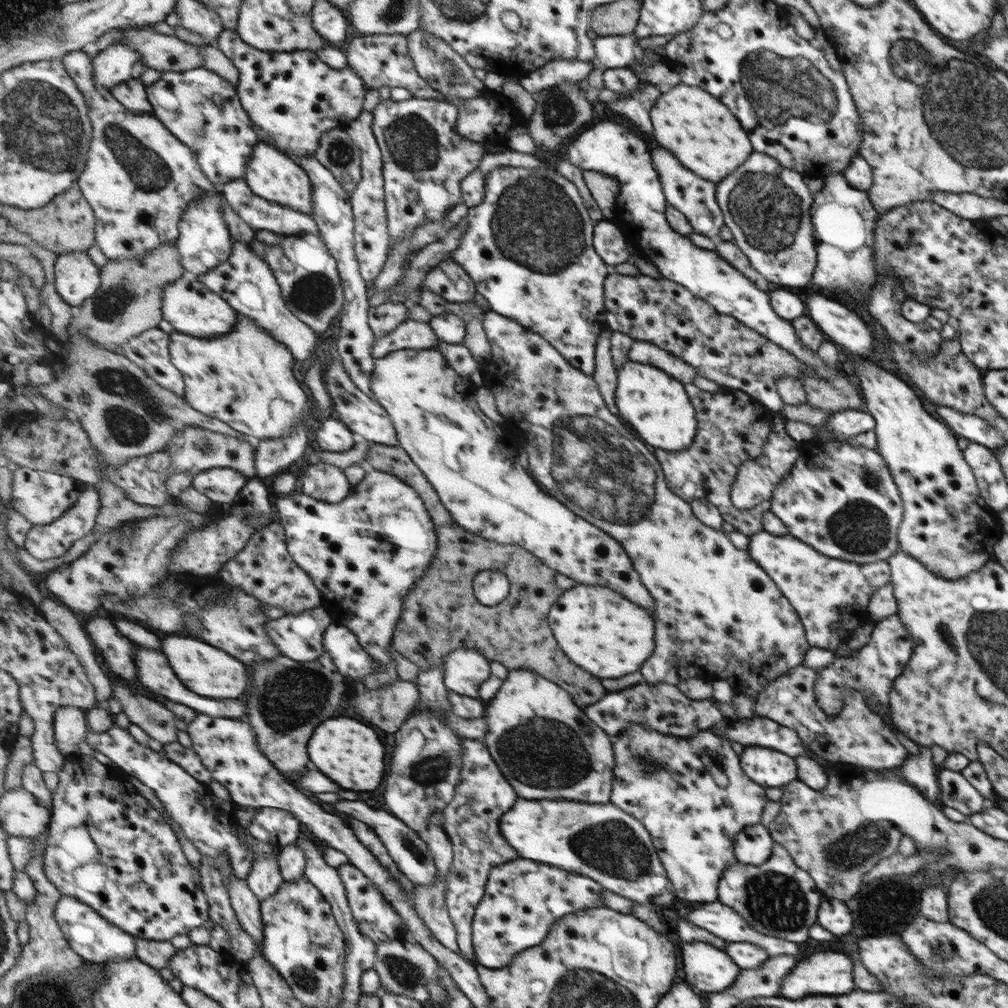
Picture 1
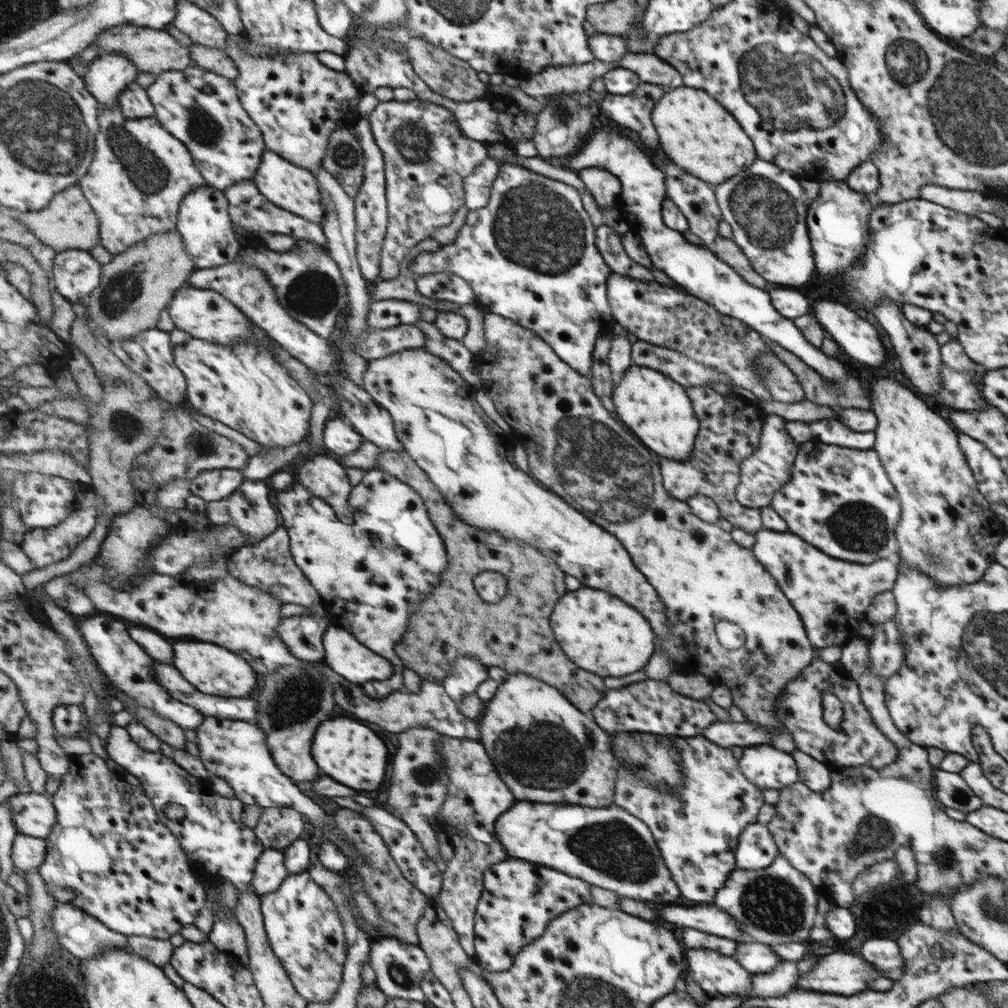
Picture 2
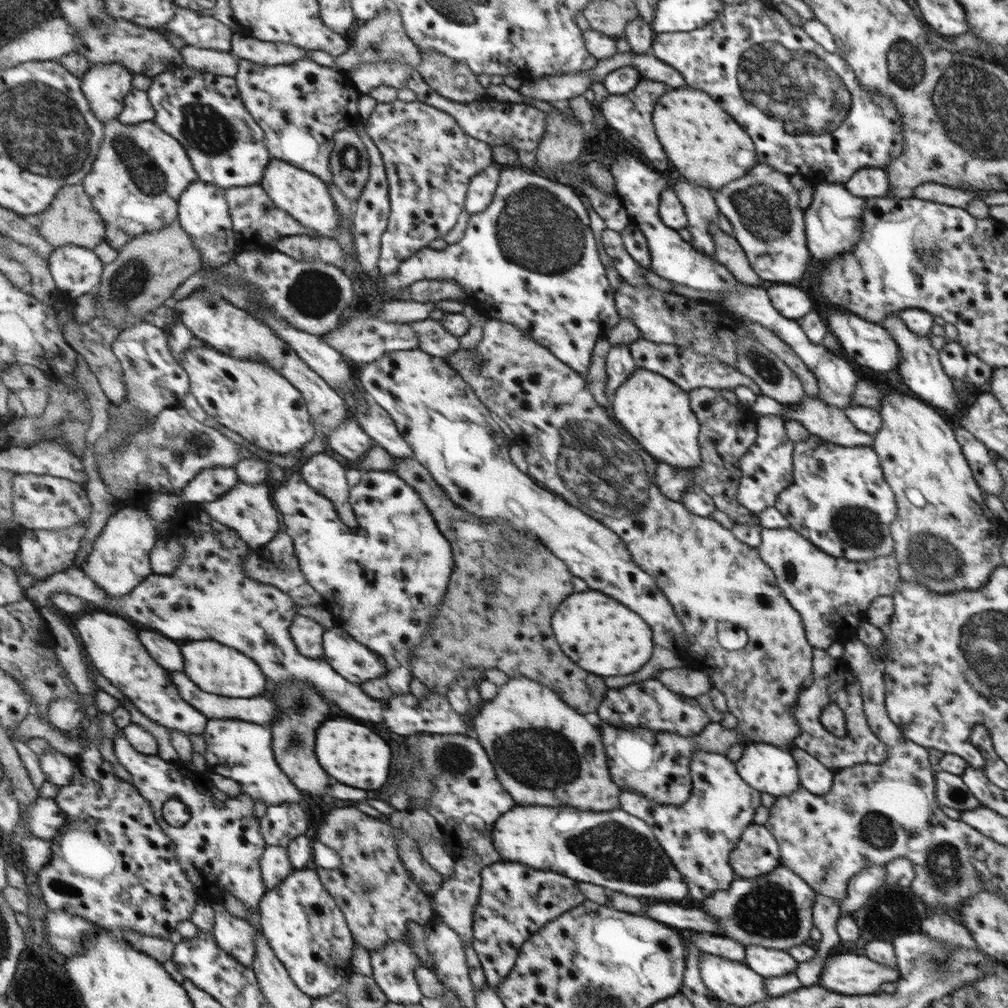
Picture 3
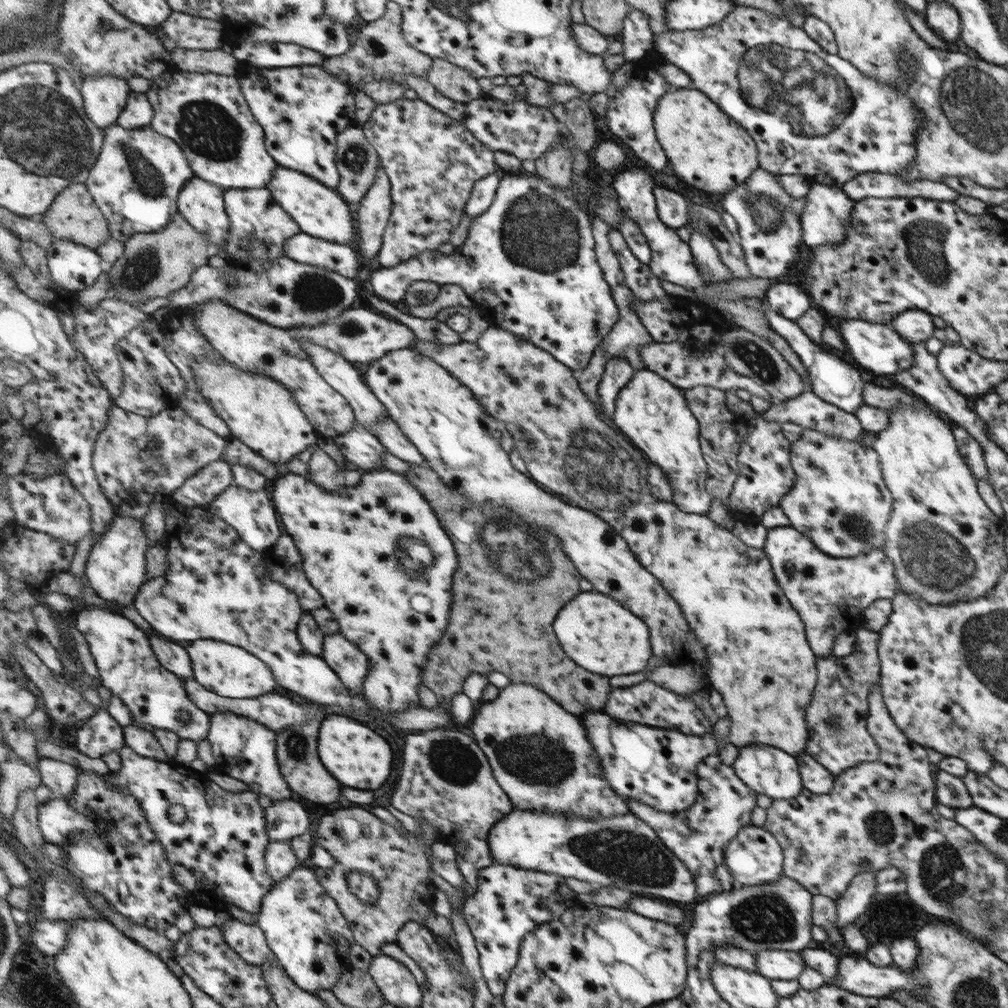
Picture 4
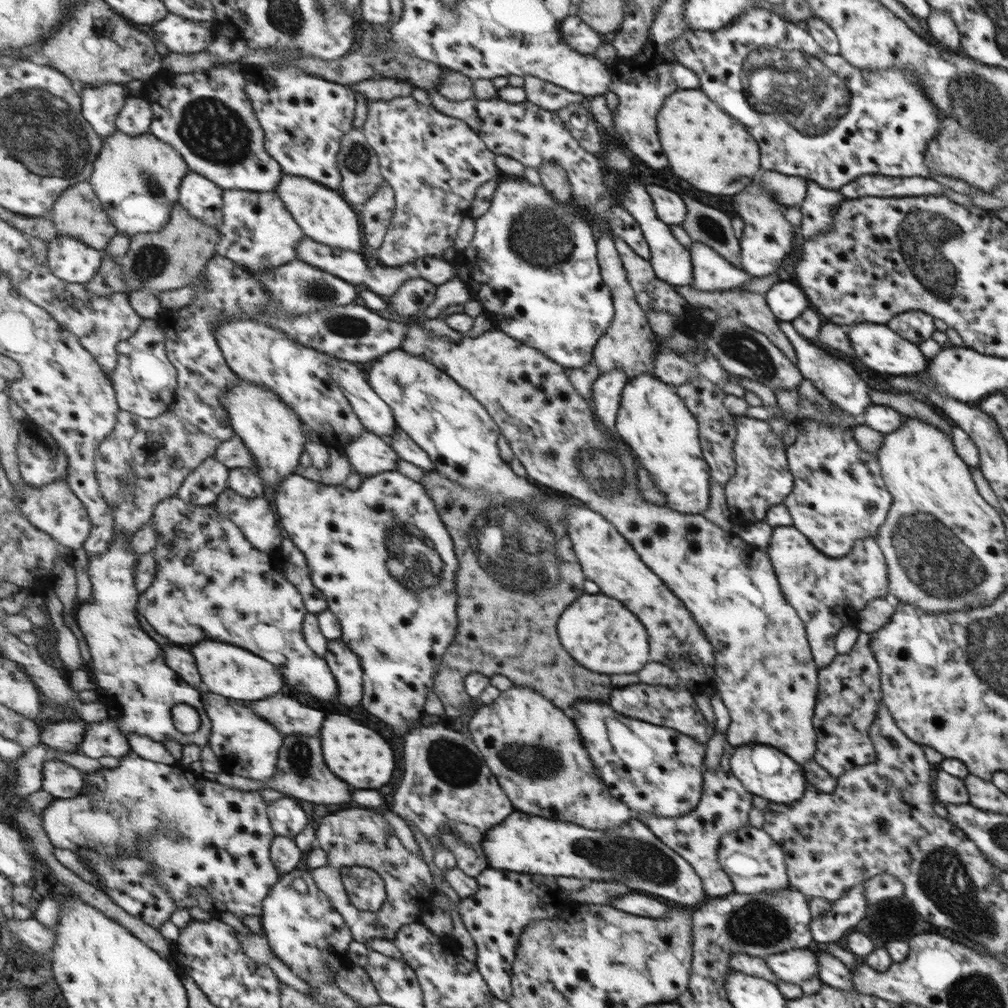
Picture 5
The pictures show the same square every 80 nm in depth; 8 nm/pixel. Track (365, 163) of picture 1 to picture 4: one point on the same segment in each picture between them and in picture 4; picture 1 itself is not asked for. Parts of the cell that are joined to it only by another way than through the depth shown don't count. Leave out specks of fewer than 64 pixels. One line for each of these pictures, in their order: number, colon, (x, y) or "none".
2: (372, 209)
3: (371, 220)
4: (374, 213)

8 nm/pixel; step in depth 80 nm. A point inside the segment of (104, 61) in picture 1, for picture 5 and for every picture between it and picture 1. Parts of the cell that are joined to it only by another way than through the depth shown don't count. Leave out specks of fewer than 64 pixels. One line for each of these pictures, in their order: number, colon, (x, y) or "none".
2: (108, 76)
3: (106, 86)
4: (105, 97)
5: (101, 105)

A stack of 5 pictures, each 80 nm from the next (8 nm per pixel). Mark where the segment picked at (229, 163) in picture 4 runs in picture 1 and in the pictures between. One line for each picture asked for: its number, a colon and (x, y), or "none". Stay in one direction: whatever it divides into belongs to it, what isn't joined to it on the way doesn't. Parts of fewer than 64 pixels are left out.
1: (204, 110)
2: (203, 109)
3: (205, 112)

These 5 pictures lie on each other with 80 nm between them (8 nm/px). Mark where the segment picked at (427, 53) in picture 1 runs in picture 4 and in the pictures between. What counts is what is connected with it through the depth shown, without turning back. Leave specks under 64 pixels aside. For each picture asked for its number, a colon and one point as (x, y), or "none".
2: (455, 78)
3: (455, 80)
4: (457, 83)

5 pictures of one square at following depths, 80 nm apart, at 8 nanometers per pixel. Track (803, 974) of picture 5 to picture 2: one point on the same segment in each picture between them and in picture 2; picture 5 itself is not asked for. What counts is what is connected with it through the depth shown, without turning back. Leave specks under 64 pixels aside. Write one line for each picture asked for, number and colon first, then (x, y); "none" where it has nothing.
2: (757, 958)
3: (767, 962)
4: (774, 964)

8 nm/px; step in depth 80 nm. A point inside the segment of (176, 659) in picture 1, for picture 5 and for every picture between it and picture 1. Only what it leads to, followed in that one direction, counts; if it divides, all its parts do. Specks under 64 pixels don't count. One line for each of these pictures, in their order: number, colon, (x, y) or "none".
2: (215, 670)
3: (225, 671)
4: (231, 671)
5: (234, 672)

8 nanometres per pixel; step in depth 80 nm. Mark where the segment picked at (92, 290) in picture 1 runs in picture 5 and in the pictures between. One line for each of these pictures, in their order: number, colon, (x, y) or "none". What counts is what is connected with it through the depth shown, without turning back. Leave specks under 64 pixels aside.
2: (77, 273)
3: (76, 270)
4: (76, 267)
5: (68, 258)

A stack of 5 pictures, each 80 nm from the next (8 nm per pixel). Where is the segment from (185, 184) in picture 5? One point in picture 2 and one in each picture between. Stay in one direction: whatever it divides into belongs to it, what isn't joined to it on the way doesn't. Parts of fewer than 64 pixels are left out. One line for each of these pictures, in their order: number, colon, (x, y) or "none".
2: (204, 221)
3: (204, 212)
4: (203, 204)

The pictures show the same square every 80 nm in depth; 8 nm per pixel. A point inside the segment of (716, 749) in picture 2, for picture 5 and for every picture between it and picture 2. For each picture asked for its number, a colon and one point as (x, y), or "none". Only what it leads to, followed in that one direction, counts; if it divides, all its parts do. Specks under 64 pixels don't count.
3: (699, 835)
4: (697, 836)
5: (724, 806)

